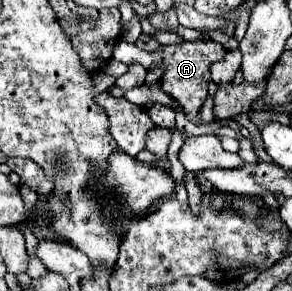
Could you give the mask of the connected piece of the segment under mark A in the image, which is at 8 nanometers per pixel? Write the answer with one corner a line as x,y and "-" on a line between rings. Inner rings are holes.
194,41
194,43
182,43
182,45
168,45
162,51
152,53
156,63
164,63
164,75
160,79
164,93
168,93
172,99
176,99
188,117
188,121
200,125
200,111
208,97
208,84
211,80
210,65
214,61
220,61
224,57
226,49
220,43
214,41

